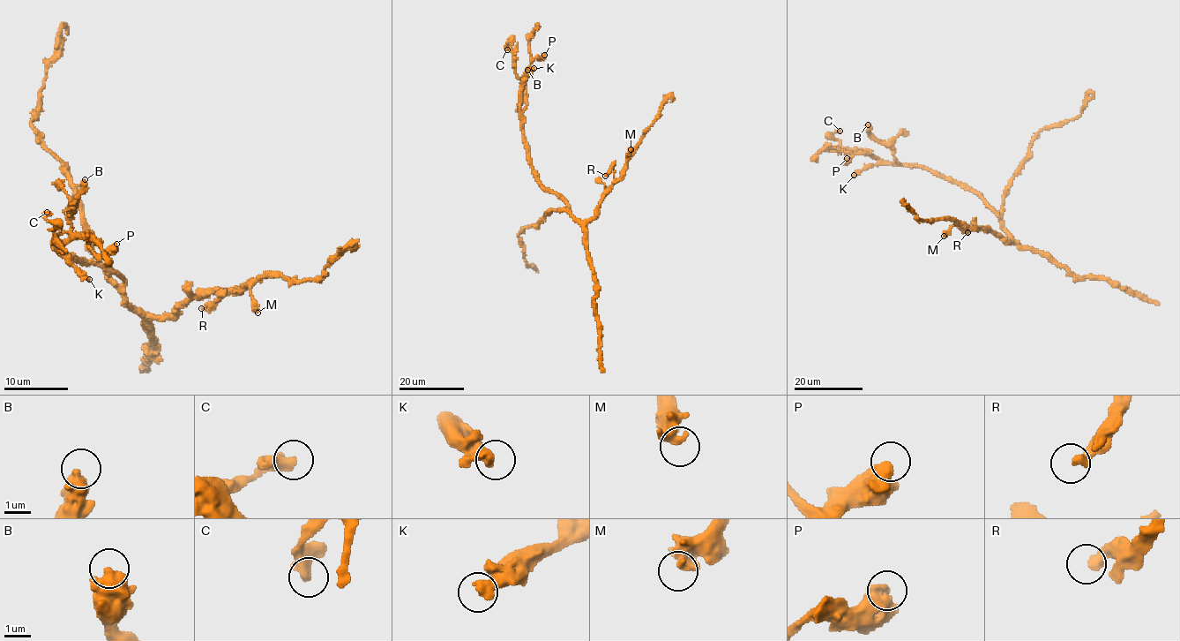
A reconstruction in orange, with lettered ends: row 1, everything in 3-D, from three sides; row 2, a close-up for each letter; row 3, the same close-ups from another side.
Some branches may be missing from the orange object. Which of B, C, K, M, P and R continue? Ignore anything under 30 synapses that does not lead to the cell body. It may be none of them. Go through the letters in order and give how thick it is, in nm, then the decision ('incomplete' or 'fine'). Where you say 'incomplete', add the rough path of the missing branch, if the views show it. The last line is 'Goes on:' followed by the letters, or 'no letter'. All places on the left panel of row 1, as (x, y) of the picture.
B: calibre 650 nm; fine
C: calibre 360 nm; fine
K: calibre 340 nm; incomplete; course (89, 279), (85, 278), (101, 295), (100, 290)
M: calibre 400 nm; fine
P: calibre 500 nm; fine
R: calibre 360 nm; fine
Goes on: K

